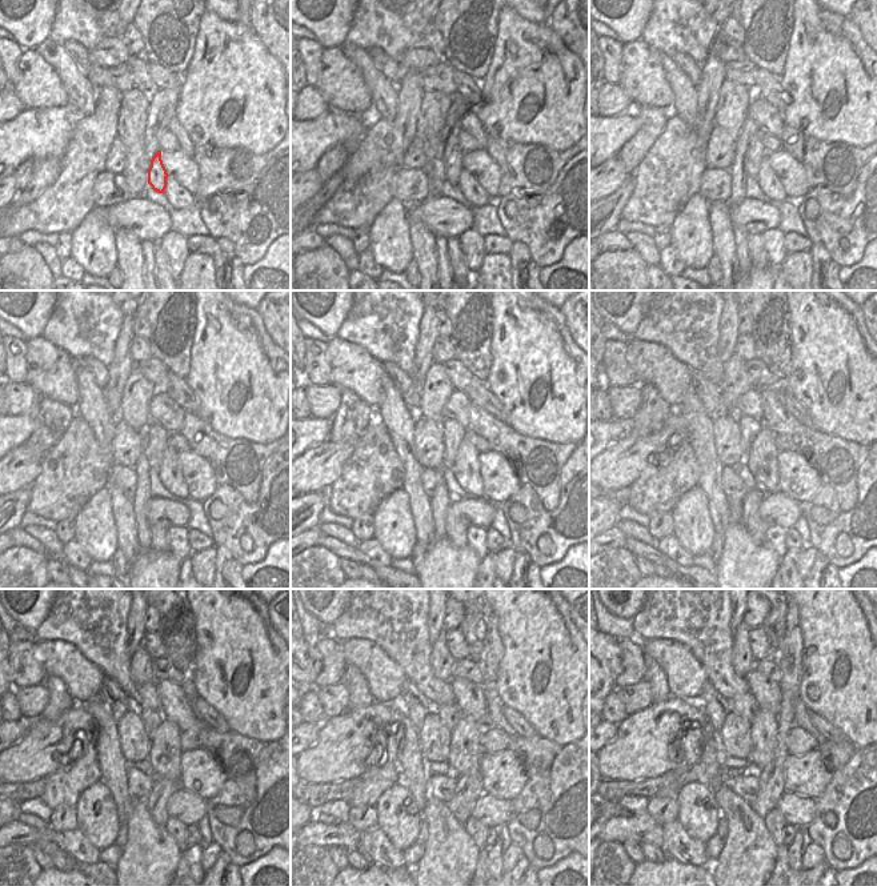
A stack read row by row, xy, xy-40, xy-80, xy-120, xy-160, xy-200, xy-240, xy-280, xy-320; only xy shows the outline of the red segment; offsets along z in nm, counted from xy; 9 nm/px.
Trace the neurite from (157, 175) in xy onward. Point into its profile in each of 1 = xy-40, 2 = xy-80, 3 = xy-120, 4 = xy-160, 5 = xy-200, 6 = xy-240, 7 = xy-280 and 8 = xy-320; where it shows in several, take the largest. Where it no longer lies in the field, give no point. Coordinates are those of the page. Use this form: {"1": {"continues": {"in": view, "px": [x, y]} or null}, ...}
{"1": {"continues": {"in": "xy-40", "px": [453, 164]}}, "2": {"continues": {"in": "xy-80", "px": [756, 152]}}, "3": {"continues": {"in": "xy-120", "px": [156, 437]}}, "4": {"continues": {"in": "xy-160", "px": [453, 432]}}, "5": {"continues": {"in": "xy-200", "px": [749, 428]}}, "6": {"continues": {"in": "xy-240", "px": [152, 720]}}, "7": {"continues": {"in": "xy-280", "px": [449, 714]}}, "8": {"continues": {"in": "xy-320", "px": [745, 705]}}}

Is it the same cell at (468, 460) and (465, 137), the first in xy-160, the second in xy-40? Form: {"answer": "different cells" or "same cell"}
{"answer": "different cells"}

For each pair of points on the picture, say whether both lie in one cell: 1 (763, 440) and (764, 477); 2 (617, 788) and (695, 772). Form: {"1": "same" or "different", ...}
{"1": "same", "2": "same"}

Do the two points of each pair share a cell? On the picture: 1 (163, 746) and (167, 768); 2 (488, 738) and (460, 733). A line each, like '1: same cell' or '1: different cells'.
1: same cell
2: different cells

